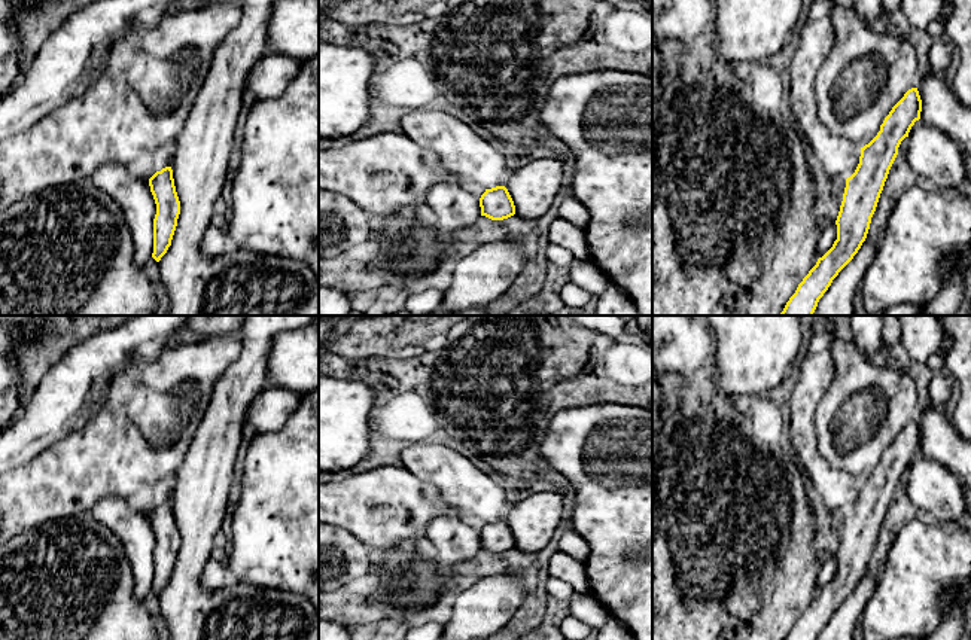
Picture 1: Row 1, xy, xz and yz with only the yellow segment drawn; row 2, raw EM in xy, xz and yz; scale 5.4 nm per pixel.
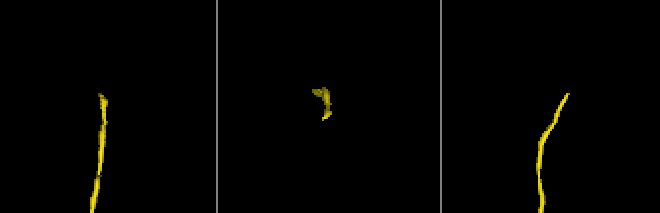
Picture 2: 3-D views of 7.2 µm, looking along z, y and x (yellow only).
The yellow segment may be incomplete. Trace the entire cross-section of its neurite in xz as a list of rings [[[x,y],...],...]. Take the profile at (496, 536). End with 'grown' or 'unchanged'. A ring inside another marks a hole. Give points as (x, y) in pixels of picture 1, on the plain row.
[[[505,519],[486,522],[480,531],[481,549],[503,554],[515,548],[514,534]]]; unchanged

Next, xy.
[[[171,500],[156,505],[149,512],[149,519],[156,537],[152,591],[159,595],[171,579],[180,548],[180,534],[176,525]]]; unchanged

